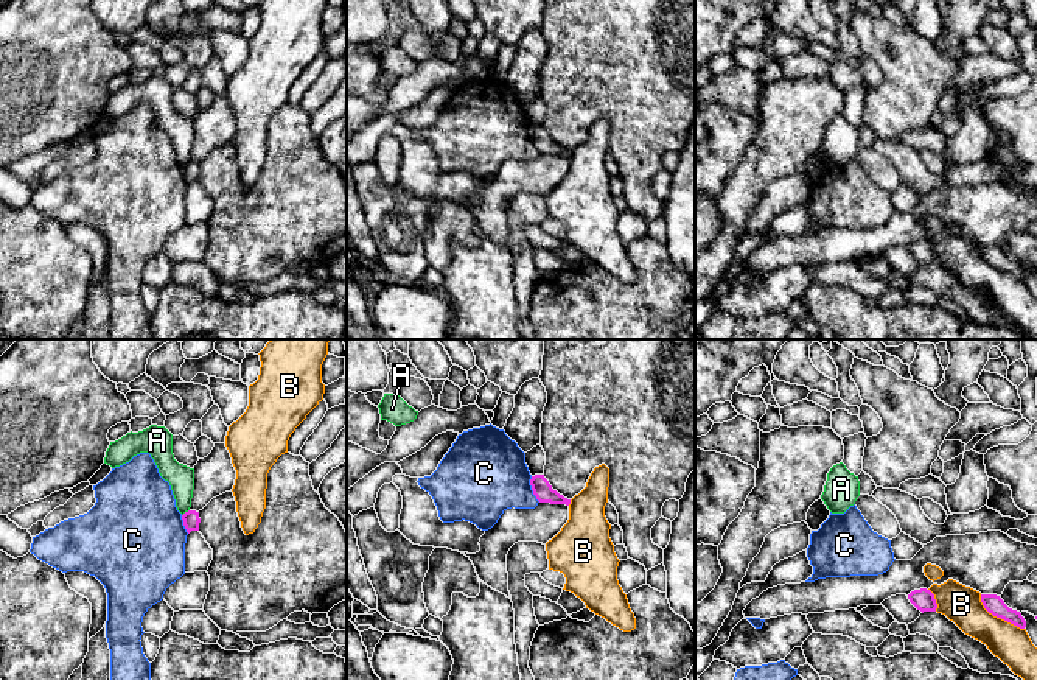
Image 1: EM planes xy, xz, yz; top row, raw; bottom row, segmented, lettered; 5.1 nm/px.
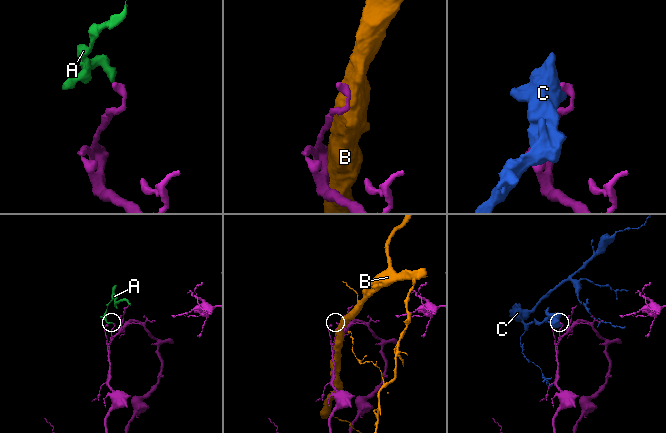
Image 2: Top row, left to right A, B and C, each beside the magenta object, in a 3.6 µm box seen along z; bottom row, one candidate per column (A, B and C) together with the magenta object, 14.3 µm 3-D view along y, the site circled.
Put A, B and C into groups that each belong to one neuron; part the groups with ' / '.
A / B / C

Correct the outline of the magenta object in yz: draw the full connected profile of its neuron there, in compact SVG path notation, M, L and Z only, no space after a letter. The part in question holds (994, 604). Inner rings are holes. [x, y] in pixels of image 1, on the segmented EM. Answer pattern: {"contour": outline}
{"contour": "M981 594L984 608L997 618L1001 618L1020 629L1026 627L1026 621L1020 612L1009 608L997 594Z"}

